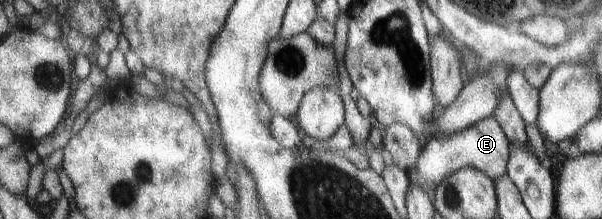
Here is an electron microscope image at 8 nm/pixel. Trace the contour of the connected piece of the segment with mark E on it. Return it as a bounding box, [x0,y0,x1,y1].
[406,115,512,192]

